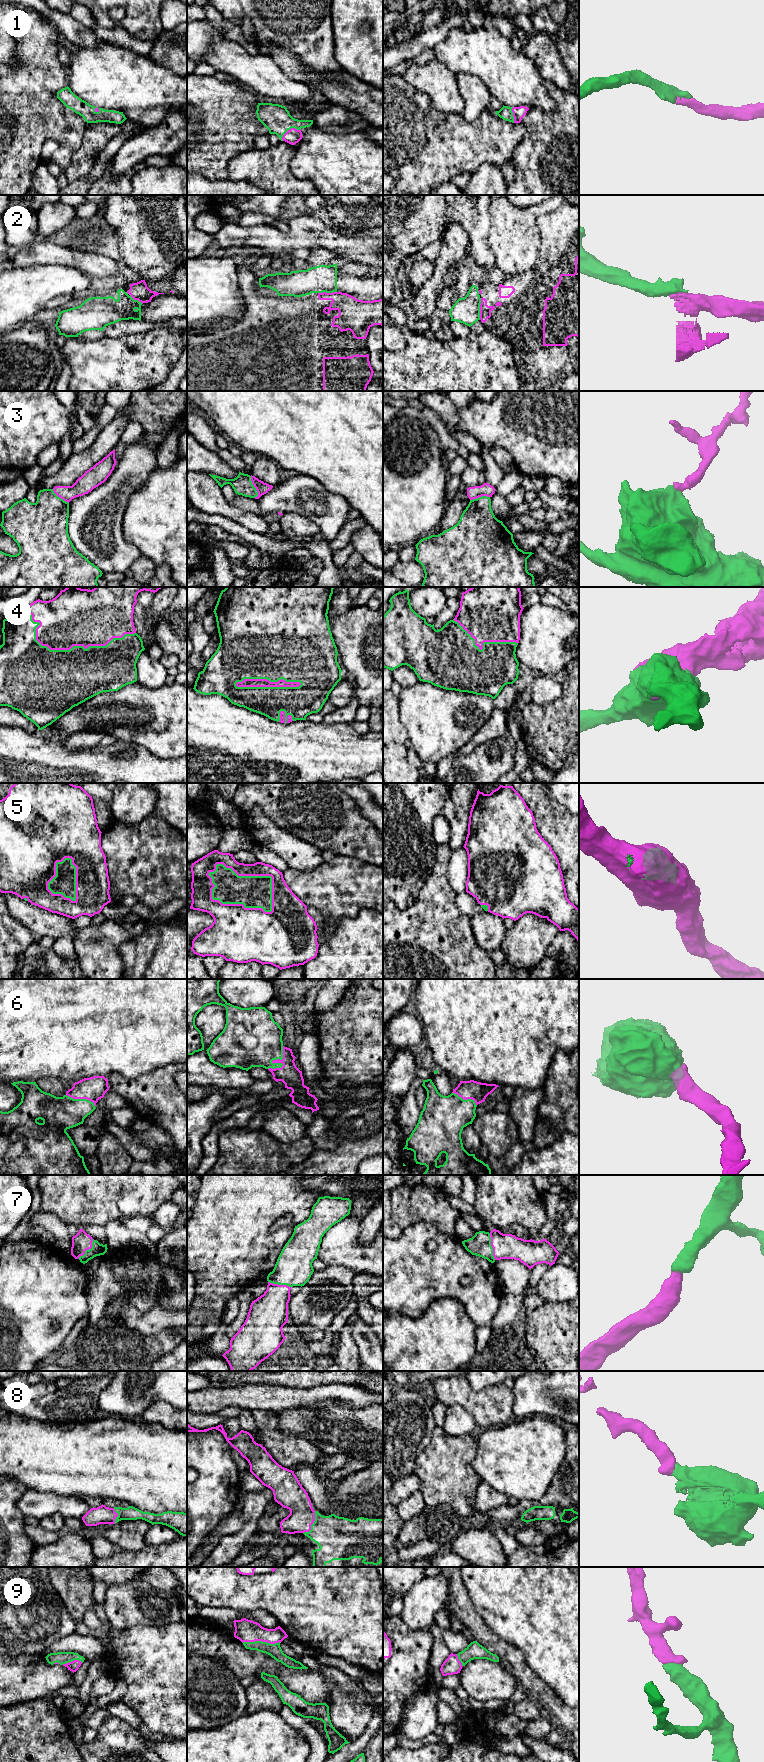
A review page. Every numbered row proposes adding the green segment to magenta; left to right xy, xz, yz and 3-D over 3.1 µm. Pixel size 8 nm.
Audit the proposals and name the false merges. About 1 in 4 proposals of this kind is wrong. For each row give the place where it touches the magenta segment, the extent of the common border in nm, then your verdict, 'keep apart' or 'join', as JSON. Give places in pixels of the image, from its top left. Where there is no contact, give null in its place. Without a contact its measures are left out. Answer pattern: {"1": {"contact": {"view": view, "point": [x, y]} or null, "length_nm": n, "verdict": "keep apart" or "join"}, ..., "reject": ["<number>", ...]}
{"1": {"contact": {"view": "xz", "point": [288, 130]}, "length_nm": 170, "verdict": "join"}, "2": {"contact": {"view": "yz", "point": [480, 309]}, "length_nm": 180, "verdict": "keep apart"}, "3": {"contact": {"view": "xz", "point": [254, 486]}, "length_nm": 180, "verdict": "keep apart"}, "4": {"contact": {"view": "xy", "point": [62, 649]}, "length_nm": 1000, "verdict": "join"}, "5": {"contact": {"view": "xz", "point": [230, 904]}, "length_nm": 600, "verdict": "join"}, "6": {"contact": {"view": "xz", "point": [273, 1063]}, "length_nm": 220, "verdict": "join"}, "7": {"contact": {"view": "yz", "point": [491, 1245]}, "length_nm": 220, "verdict": "join"}, "8": {"contact": {"view": "xz", "point": [312, 1523]}, "length_nm": 200, "verdict": "join"}, "9": {"contact": {"view": "xz", "point": [261, 1640]}, "length_nm": 320, "verdict": "join"}, "reject": ["2", "3"]}

